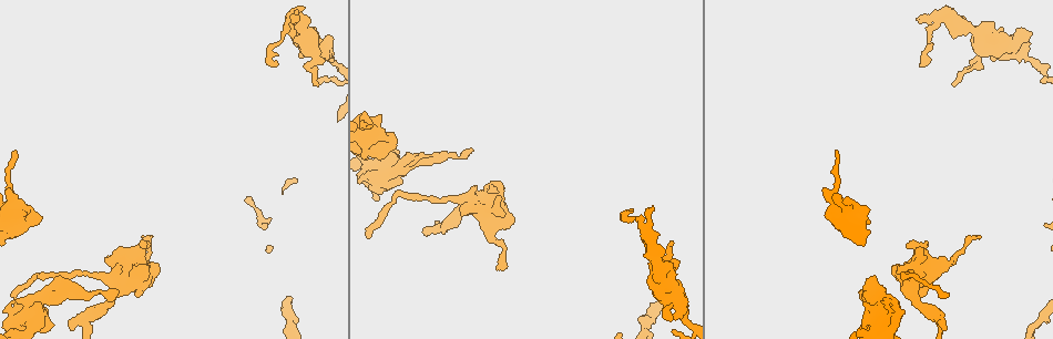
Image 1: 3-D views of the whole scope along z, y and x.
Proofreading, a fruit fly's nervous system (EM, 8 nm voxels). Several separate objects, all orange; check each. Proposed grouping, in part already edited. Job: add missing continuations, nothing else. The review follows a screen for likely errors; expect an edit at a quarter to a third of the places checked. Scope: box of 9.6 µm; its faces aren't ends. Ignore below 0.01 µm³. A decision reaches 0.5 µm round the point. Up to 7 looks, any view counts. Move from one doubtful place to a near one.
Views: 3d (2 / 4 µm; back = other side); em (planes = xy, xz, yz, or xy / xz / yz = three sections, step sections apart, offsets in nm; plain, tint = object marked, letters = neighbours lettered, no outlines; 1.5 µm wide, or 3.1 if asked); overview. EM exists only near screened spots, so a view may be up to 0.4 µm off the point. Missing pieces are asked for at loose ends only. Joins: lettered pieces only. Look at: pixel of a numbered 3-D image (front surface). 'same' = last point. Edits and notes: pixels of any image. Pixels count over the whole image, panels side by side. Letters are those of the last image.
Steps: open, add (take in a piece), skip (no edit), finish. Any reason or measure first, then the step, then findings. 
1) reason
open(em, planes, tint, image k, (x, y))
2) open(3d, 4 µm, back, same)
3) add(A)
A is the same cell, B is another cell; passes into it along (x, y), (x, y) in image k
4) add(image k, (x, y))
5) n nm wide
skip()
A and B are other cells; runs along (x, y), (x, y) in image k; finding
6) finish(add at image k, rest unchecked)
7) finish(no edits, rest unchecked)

an open end
open(em, planes, letters, image 1, (104, 261))

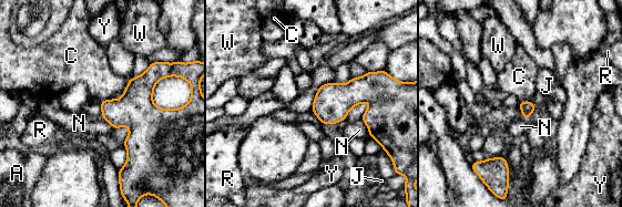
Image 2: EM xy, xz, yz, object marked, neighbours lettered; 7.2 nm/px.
skip()
A, C, J, N, R, W and Y are other cells; border along (360, 120), (367, 127), (369, 136) in image 2; no lettered piece goes on from it

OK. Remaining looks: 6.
free end
open(3d, 4 µm, image 1, (428, 234))

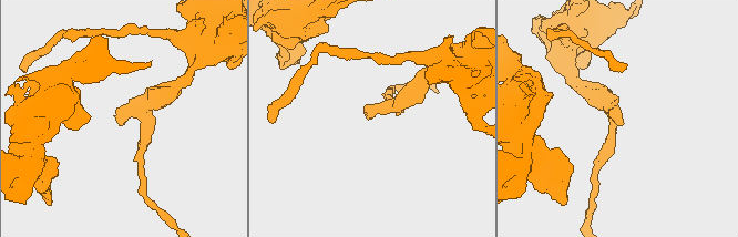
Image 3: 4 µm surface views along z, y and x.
open(em, planes, plain, image 3, (367, 114))

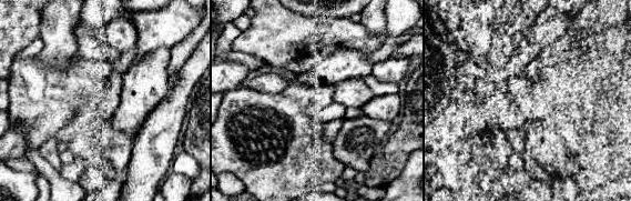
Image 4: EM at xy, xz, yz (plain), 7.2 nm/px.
see the neighbours
open(em, planes, letters, same)

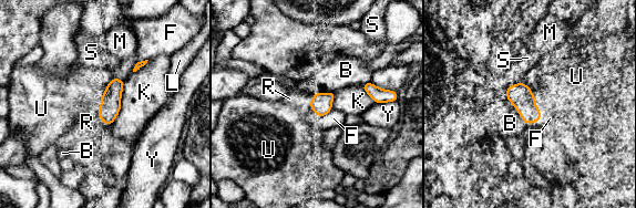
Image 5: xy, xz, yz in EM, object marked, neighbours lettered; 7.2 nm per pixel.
K touches over 340 nm
add(R)
R is the same cell, B, F, K, L, M, S, U and Y are other cells; the cell continues

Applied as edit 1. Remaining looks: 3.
free end
open(em, planes, letters, image 1, (142, 235))

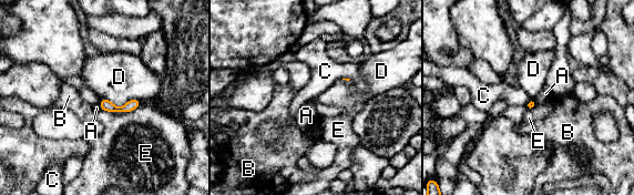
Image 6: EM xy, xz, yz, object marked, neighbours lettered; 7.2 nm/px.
skip()
A, B, C, D and E are other cells; border along (102, 98), (118, 106), (141, 101) in image 6; none of them fits

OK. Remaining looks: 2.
finish(add at image 5, rest unchecked)

